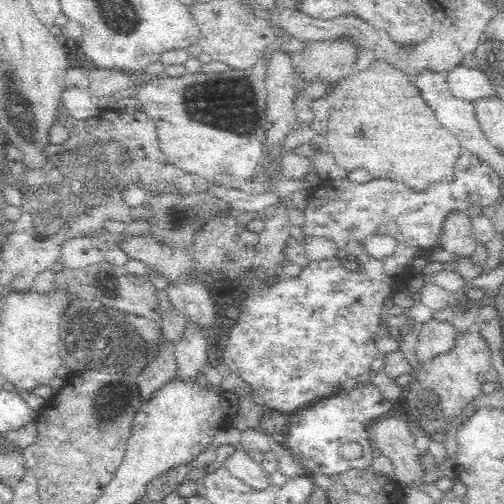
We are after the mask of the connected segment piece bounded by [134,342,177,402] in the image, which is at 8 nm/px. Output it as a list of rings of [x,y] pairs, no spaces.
[[[172,342],[166,343],[162,354],[158,355],[154,362],[148,364],[146,372],[142,372],[134,378],[138,382],[140,398],[144,402],[152,400],[152,396],[156,392],[160,392],[168,382],[174,380],[177,369],[174,363],[173,346]]]

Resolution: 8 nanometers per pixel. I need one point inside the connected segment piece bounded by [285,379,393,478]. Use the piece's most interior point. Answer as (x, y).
(315, 433)

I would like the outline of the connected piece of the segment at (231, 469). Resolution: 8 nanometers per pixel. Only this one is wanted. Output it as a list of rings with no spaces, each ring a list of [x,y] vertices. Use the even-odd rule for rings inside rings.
[[[236,448],[227,456],[223,466],[232,476],[239,478],[248,486],[262,490],[270,484],[267,478],[269,467],[254,461],[244,449]]]

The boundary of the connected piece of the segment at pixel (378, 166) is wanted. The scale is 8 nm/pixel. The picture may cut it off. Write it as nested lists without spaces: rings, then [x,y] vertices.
[[[376,60],[368,70],[360,70],[352,78],[338,82],[328,92],[326,102],[330,104],[326,140],[330,144],[330,154],[340,170],[347,170],[350,173],[360,168],[360,170],[367,170],[374,179],[384,178],[420,190],[434,180],[452,178],[452,166],[460,156],[458,140],[446,128],[440,126],[434,110],[420,96],[418,88],[408,80],[406,74],[402,74],[394,66]]]

